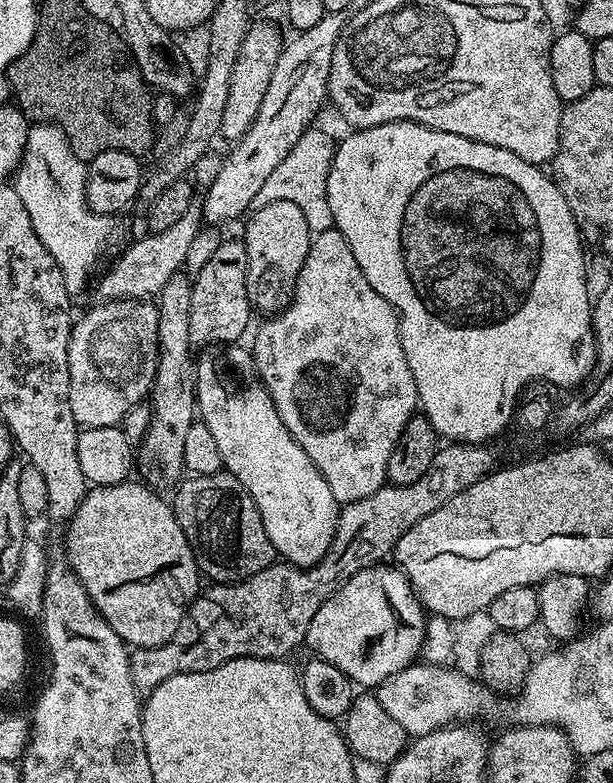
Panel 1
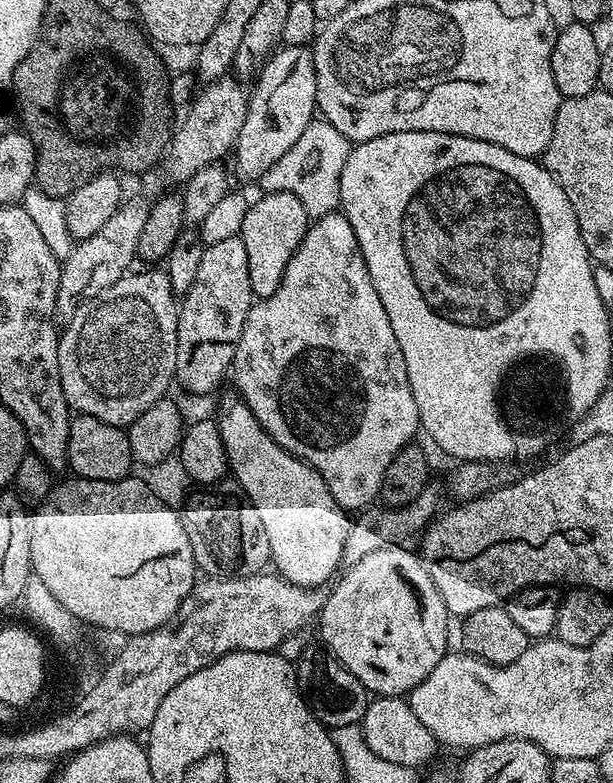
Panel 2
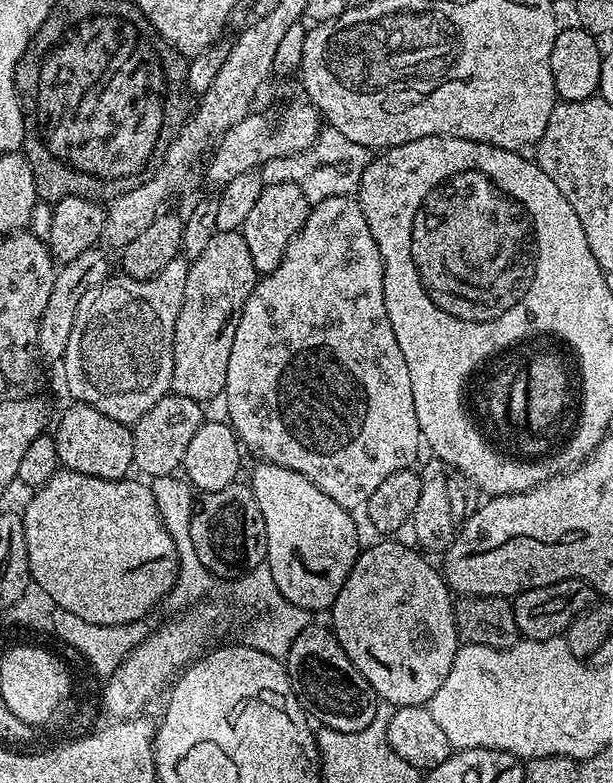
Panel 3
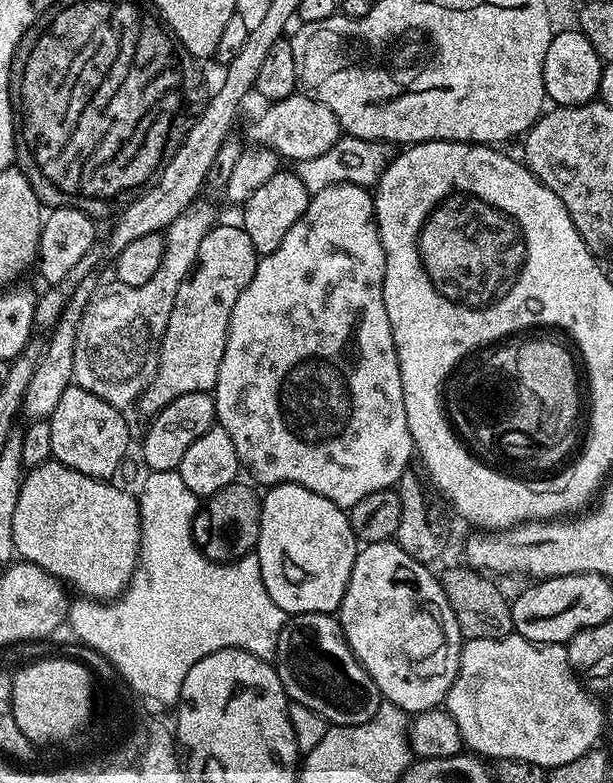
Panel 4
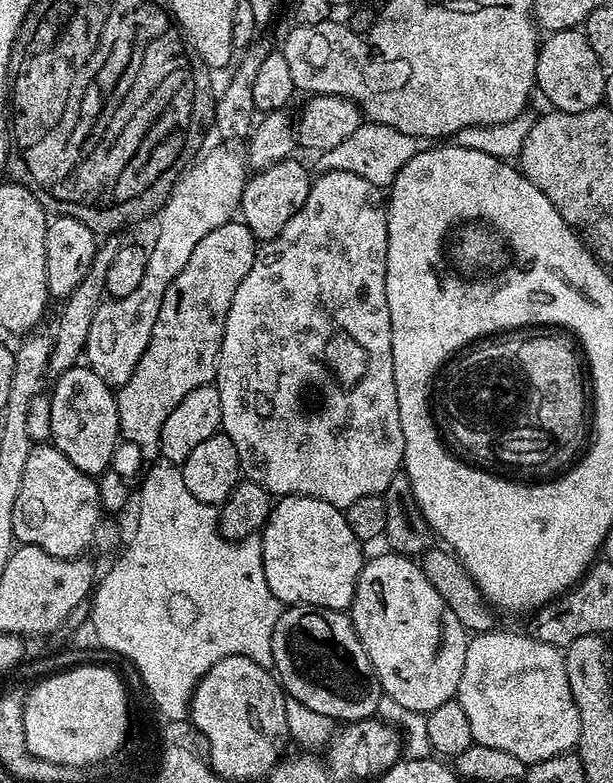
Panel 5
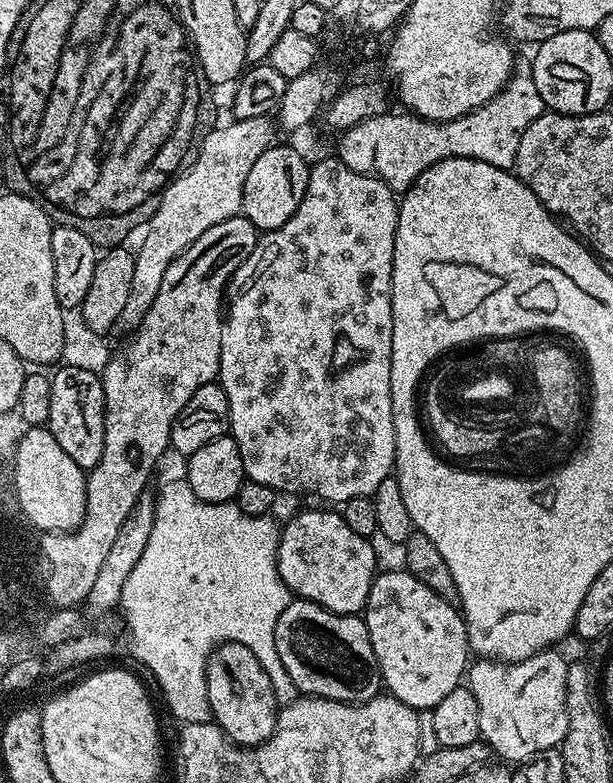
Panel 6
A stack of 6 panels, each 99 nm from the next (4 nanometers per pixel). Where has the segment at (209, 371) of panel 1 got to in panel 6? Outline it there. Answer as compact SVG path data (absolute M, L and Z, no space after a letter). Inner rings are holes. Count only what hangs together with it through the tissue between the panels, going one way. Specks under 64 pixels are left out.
M308 508L280 528L278 574L293 597L321 604L343 616L363 613L370 586L378 575L373 541L354 534L339 511Z

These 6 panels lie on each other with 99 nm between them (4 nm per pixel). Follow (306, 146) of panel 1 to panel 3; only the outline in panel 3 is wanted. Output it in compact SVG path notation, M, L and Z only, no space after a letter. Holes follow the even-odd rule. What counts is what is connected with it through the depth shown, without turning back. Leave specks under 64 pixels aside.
M324 126L306 150L286 158L270 158L270 162L259 169L259 174L265 184L290 182L298 186L298 190L306 194L309 205L314 205L326 198L352 196L359 189L362 174L372 158L373 153L366 146L358 146L358 142L350 142L350 138L338 134L338 130Z

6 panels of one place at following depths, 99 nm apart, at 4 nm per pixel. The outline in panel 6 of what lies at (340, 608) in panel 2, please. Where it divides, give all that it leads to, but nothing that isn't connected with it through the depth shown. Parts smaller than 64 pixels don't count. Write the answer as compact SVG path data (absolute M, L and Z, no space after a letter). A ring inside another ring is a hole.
M406 570L400 572L381 571L370 586L368 600L364 604L362 619L370 634L370 646L374 646L374 658L380 667L380 679L383 687L396 700L417 710L431 710L450 694L450 690L461 687L469 667L470 649L468 646L468 628L464 617L455 603L441 598L430 590L418 578Z

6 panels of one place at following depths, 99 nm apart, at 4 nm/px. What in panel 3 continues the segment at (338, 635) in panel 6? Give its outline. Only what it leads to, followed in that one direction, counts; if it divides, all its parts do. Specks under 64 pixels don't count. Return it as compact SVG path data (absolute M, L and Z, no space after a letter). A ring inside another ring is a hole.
M316 627L302 630L290 646L290 654L286 658L290 686L300 705L317 725L343 732L366 730L376 717L377 694L370 682L358 674L354 662L346 658L346 650L342 650L331 627Z

